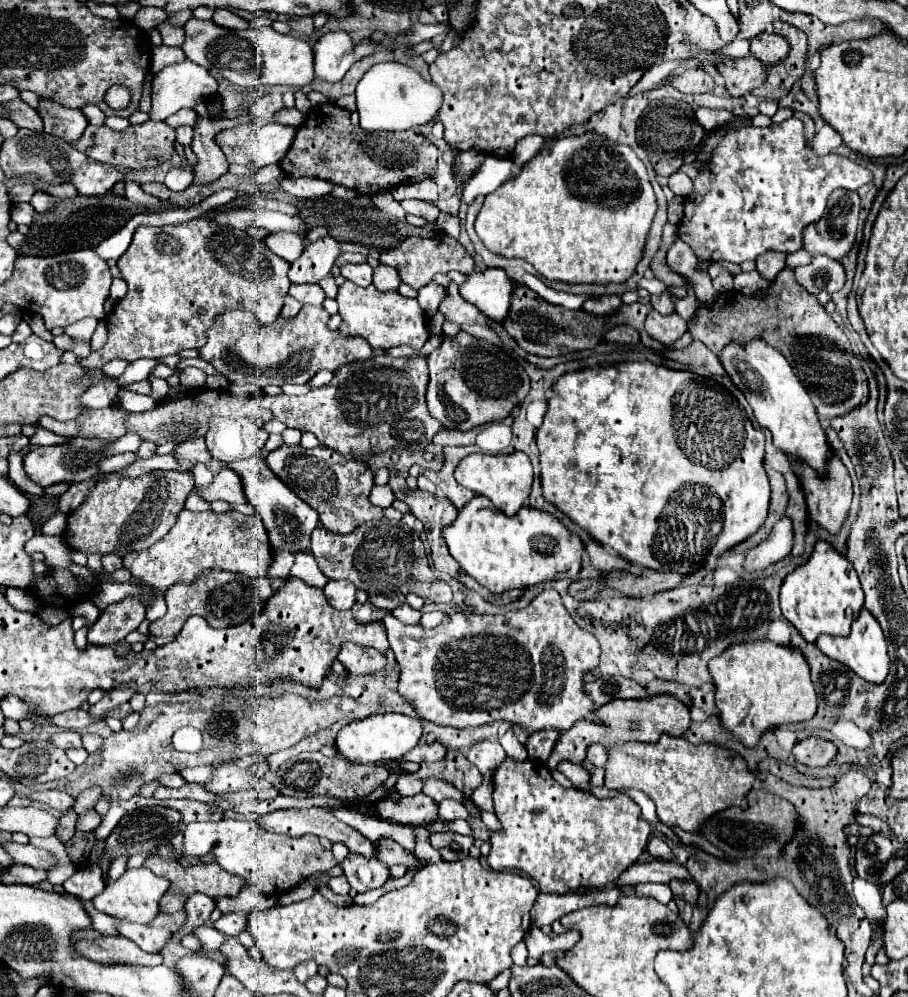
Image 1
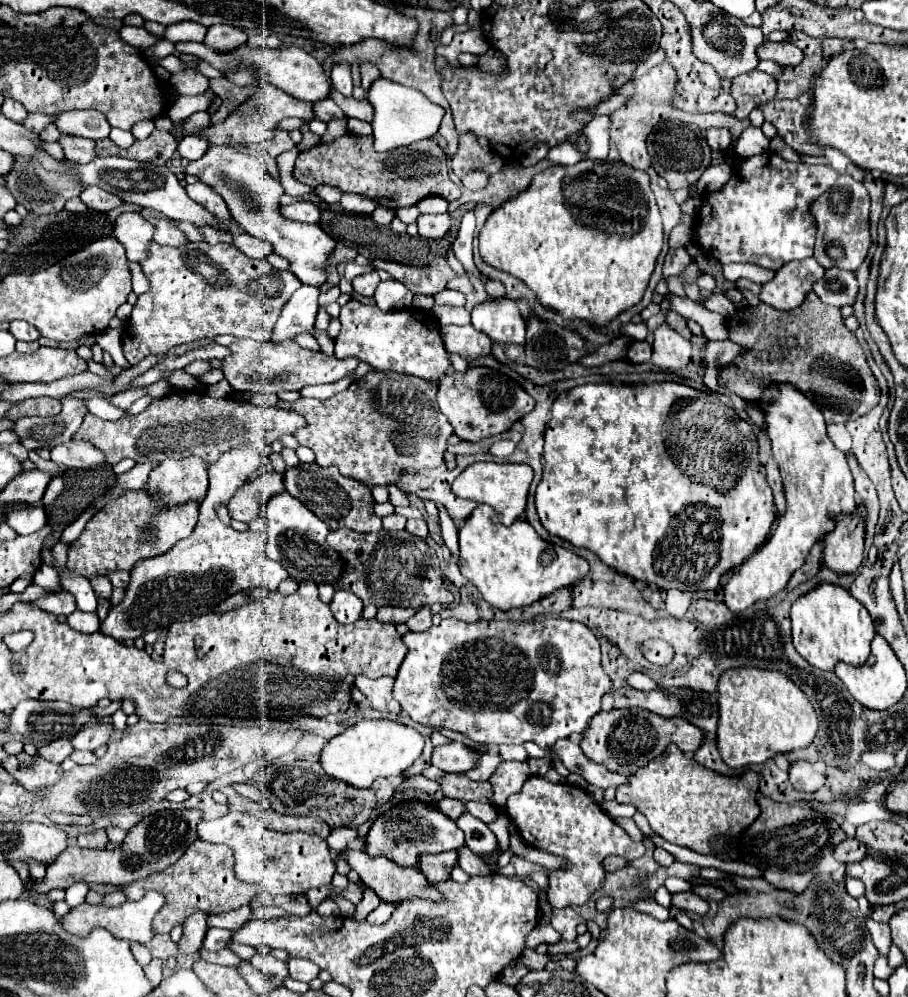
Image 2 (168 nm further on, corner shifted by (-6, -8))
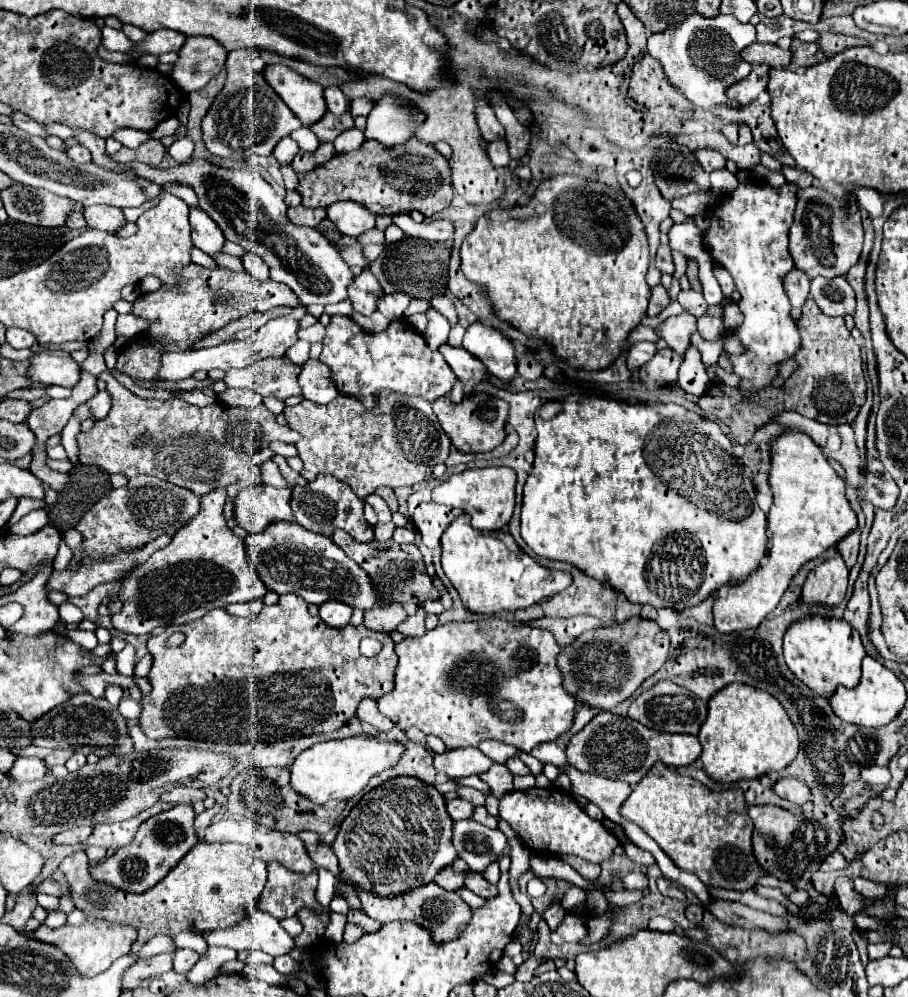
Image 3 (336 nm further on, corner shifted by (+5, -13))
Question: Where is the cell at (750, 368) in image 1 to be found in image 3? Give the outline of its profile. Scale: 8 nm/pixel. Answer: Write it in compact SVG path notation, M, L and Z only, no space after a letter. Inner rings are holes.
M789 430L775 440L769 484L773 490L773 506L767 516L771 532L767 564L761 564L747 580L731 584L729 594L715 602L715 628L723 634L757 628L775 610L791 578L805 562L815 560L857 530L857 514L847 500L845 480L837 476L821 448L805 432Z

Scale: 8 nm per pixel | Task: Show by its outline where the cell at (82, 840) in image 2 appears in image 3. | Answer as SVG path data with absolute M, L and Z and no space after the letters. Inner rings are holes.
M199 842L157 886L143 894L129 894L105 882L95 882L89 874L89 860L85 852L67 856L59 866L69 882L71 900L75 908L83 910L87 920L133 922L137 926L135 954L141 946L157 934L175 936L179 932L209 932L229 928L241 918L255 912L259 894L267 882L265 862L253 858L247 846L241 844L207 844Z

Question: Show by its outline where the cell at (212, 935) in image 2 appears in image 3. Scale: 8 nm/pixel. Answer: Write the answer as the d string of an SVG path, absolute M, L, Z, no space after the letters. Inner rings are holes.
M179 948L177 954L173 954L173 972L187 976L187 972L193 968L193 964L199 960L199 954L187 948Z

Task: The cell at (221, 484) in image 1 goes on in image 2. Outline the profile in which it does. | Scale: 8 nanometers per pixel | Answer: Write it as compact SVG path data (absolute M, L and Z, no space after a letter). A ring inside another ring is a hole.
M262 473L260 477L246 481L226 505L230 517L244 523L254 521L264 511L264 503L268 501L268 497L280 491L284 491L280 473Z

